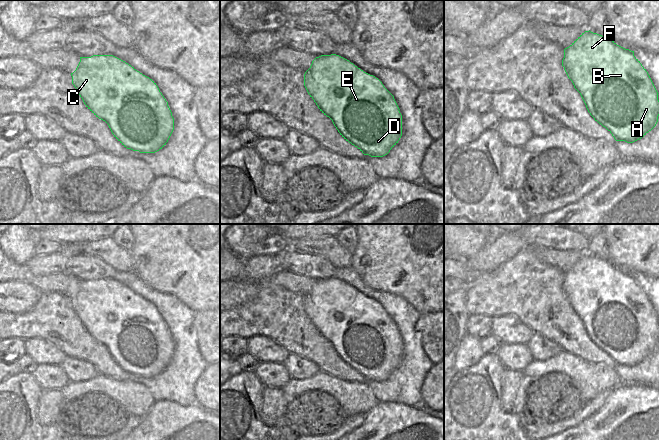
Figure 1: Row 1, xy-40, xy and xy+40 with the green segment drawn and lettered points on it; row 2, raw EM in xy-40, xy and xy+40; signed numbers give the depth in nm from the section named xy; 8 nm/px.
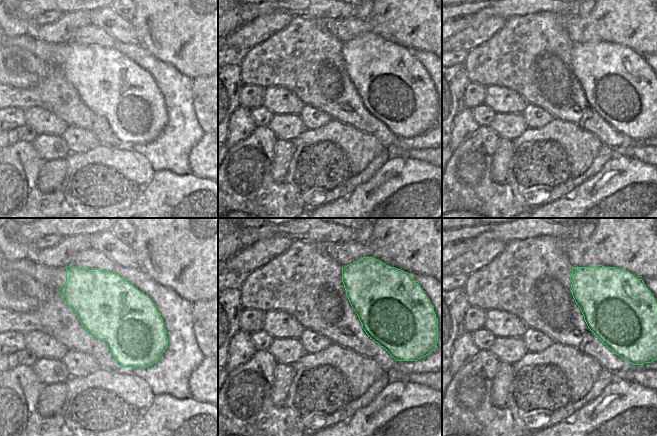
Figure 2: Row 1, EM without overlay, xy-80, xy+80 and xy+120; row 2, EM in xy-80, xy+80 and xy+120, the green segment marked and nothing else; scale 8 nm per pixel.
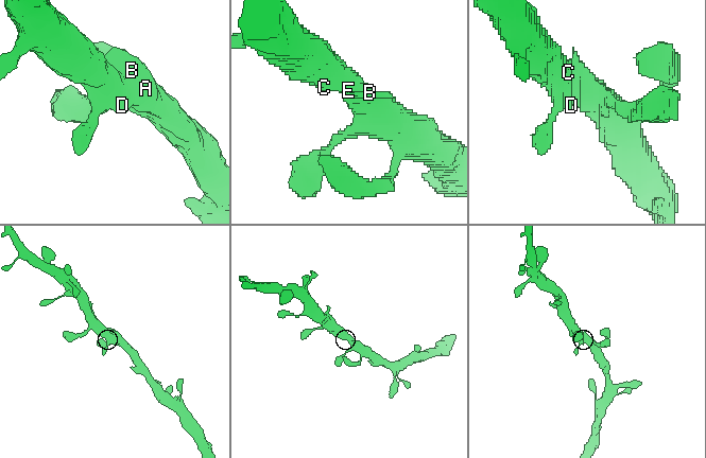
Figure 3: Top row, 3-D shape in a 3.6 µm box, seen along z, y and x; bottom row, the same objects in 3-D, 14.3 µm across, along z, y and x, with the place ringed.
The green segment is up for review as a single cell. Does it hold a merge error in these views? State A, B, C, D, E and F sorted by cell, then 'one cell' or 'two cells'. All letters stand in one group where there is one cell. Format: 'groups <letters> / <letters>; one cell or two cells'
groups A B C D E F; one cell

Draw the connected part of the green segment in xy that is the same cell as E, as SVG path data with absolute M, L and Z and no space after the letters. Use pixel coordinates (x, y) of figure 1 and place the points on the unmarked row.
M336 279L316 281L304 298L304 310L320 335L329 341L340 359L364 379L383 381L402 360L402 339L394 320L382 306L349 284Z

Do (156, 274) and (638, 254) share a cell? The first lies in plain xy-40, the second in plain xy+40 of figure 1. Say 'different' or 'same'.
same

